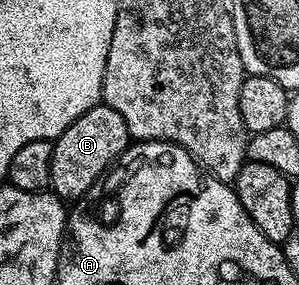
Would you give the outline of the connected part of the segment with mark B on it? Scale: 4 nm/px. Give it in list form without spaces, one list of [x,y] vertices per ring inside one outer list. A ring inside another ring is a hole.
[[[101,101],[86,109],[86,113],[82,113],[82,117],[78,117],[78,121],[70,124],[52,143],[51,190],[65,201],[81,199],[126,150],[129,142],[126,121],[122,121],[122,116],[114,113],[107,103]]]

